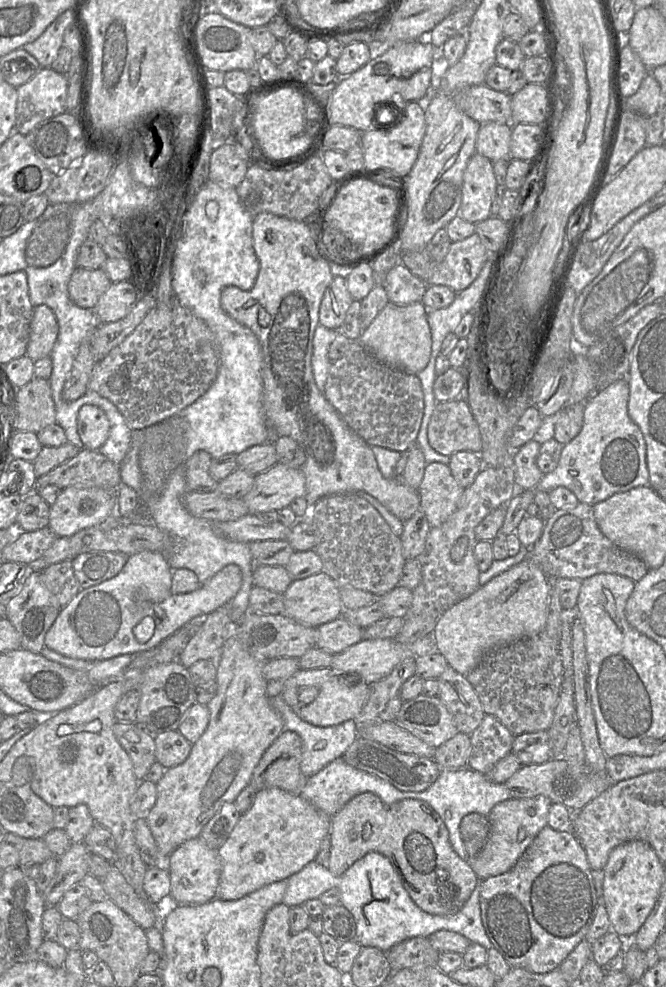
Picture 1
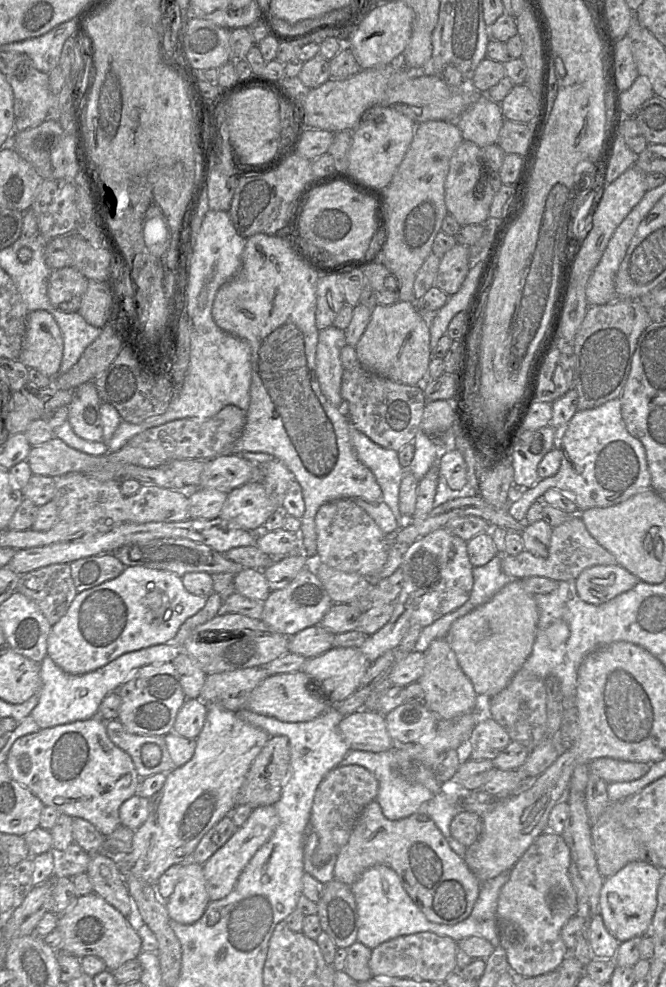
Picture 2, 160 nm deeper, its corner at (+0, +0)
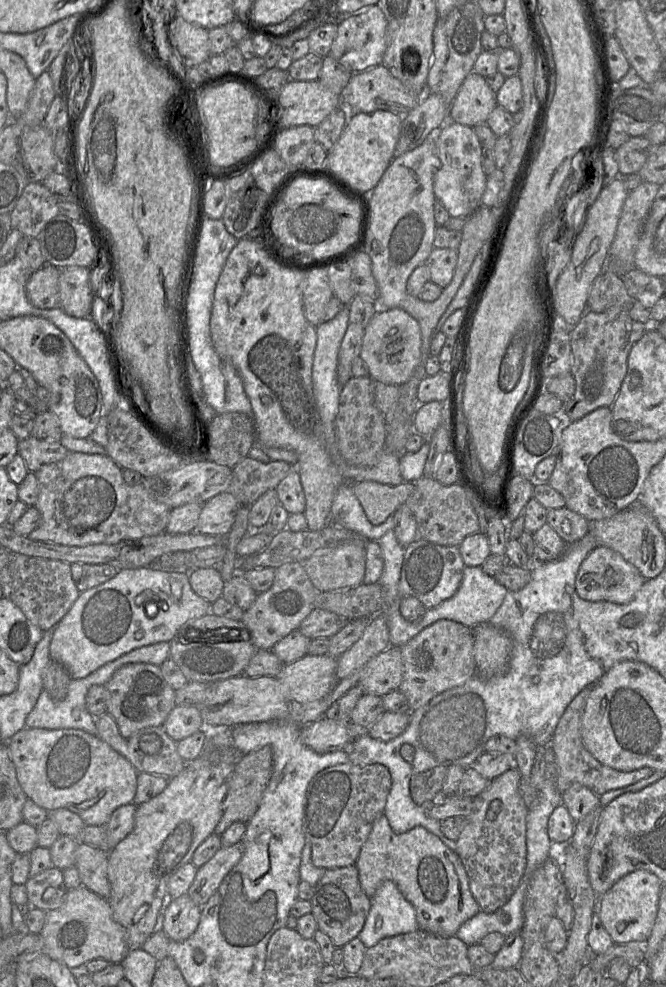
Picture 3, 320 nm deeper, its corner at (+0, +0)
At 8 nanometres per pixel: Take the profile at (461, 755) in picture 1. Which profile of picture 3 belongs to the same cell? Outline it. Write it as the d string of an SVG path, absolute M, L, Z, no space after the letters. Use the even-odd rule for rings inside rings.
M437 766L412 776L410 780L410 795L417 805L428 806L431 804L433 797L442 788L447 768L445 766Z

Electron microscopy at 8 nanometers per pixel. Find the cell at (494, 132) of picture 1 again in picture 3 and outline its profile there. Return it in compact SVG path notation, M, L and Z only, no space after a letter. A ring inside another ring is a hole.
M472 71L463 81L449 106L449 115L454 122L475 127L486 123L496 106L496 96L485 77Z

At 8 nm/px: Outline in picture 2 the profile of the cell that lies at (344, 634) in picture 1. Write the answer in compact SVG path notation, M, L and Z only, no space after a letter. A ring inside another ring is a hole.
M320 623L309 626L289 638L288 652L306 659L321 655L333 647L334 636L335 634Z

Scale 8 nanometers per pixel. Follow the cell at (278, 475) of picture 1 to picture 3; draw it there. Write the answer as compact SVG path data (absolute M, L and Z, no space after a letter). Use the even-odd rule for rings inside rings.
M229 491L217 494L202 505L196 531L224 539L239 507L240 503Z

